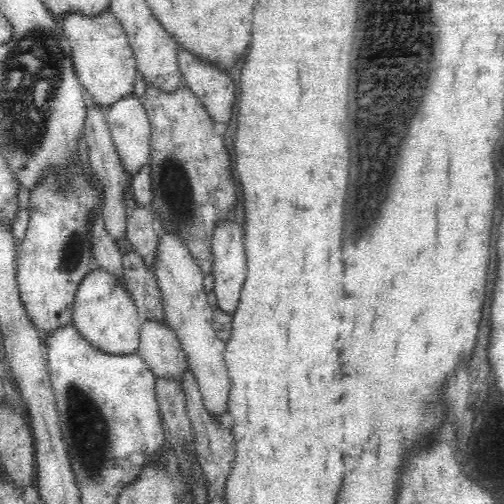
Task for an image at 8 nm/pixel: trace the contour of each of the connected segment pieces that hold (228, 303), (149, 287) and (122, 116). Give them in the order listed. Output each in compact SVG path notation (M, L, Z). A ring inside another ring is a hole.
M232 221L218 223L212 237L214 292L218 307L232 316L240 304L240 293L247 277L244 230Z
M133 249L122 255L122 262L124 276L128 281L127 288L131 290L139 316L166 325L164 300L156 275L148 271L140 255Z
M134 94L118 99L106 112L104 112L114 148L120 157L120 162L130 179L141 172L144 166L149 165L151 153L151 124L148 120L143 103Z

